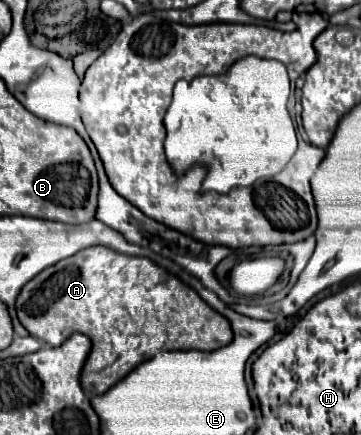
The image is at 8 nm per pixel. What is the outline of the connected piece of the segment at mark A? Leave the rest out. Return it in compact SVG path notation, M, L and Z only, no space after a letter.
M90 246L62 260L62 264L54 264L54 268L46 268L46 272L34 276L34 280L30 280L30 284L26 284L16 298L16 316L20 324L30 332L30 336L46 340L50 346L62 344L74 332L90 338L92 350L80 374L80 384L86 396L92 396L92 392L104 394L138 364L150 360L150 356L158 350L212 352L230 344L232 340L230 322L222 314L214 312L192 288L186 288L186 284L182 284L176 276L162 272L162 268L158 268L152 260L126 256L106 246Z

